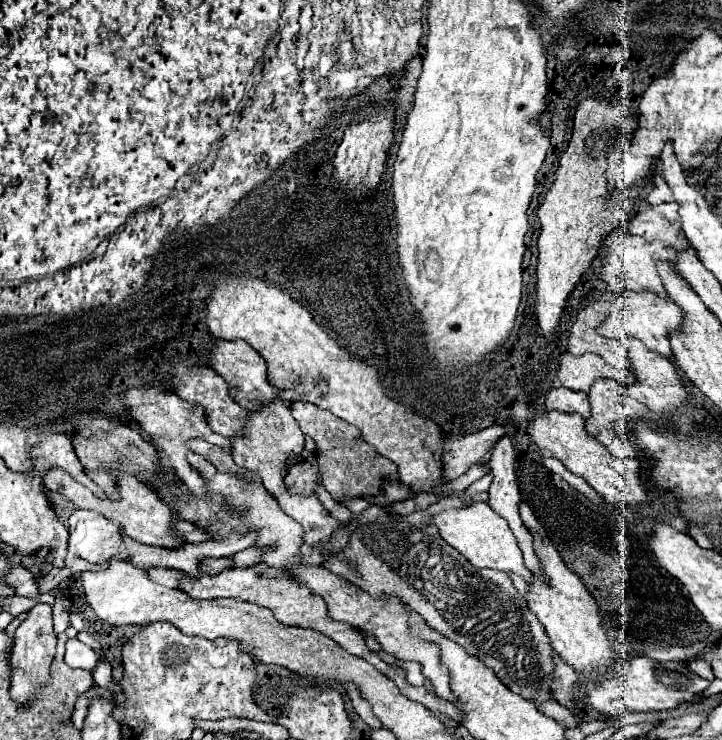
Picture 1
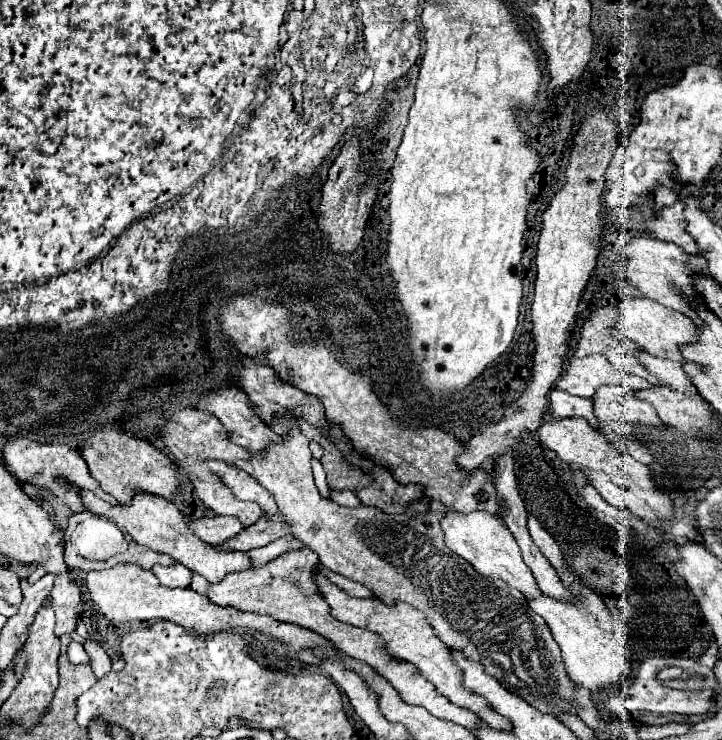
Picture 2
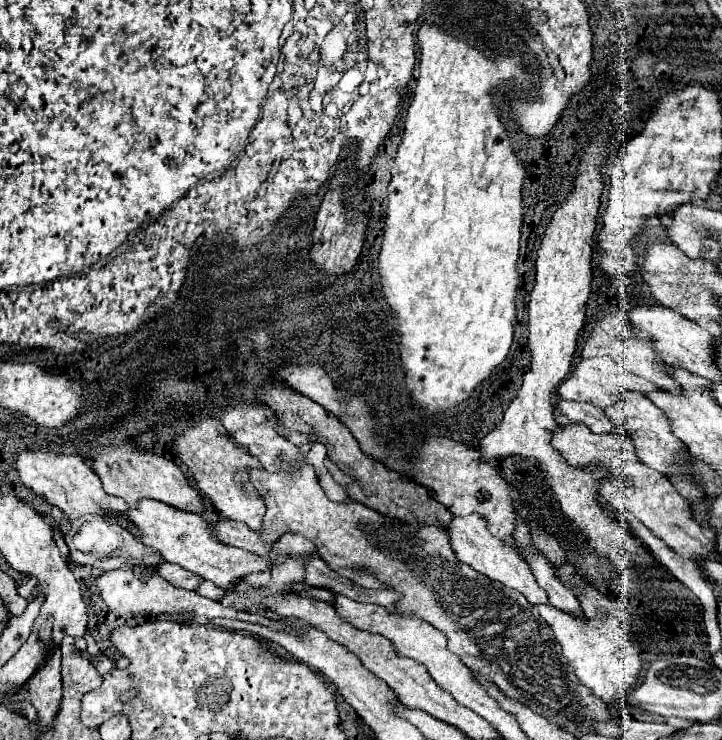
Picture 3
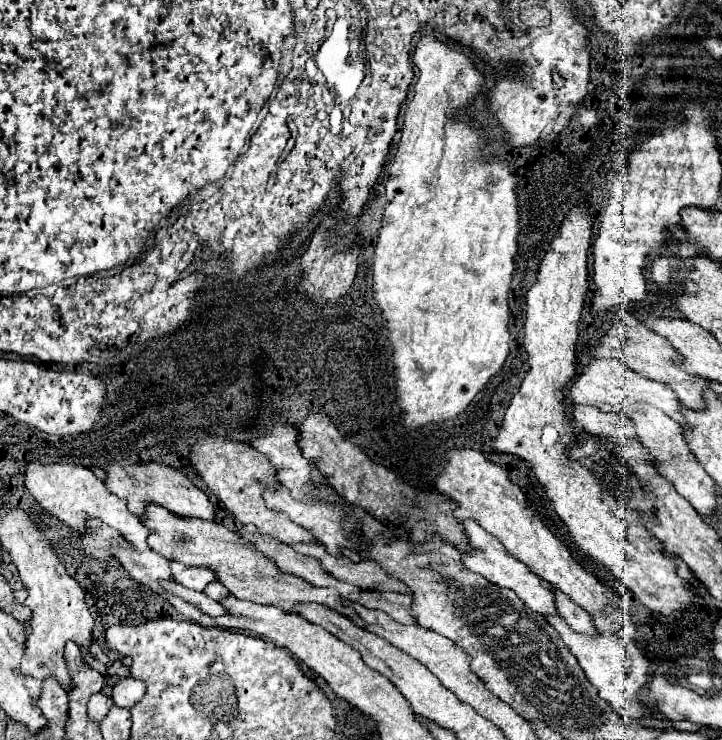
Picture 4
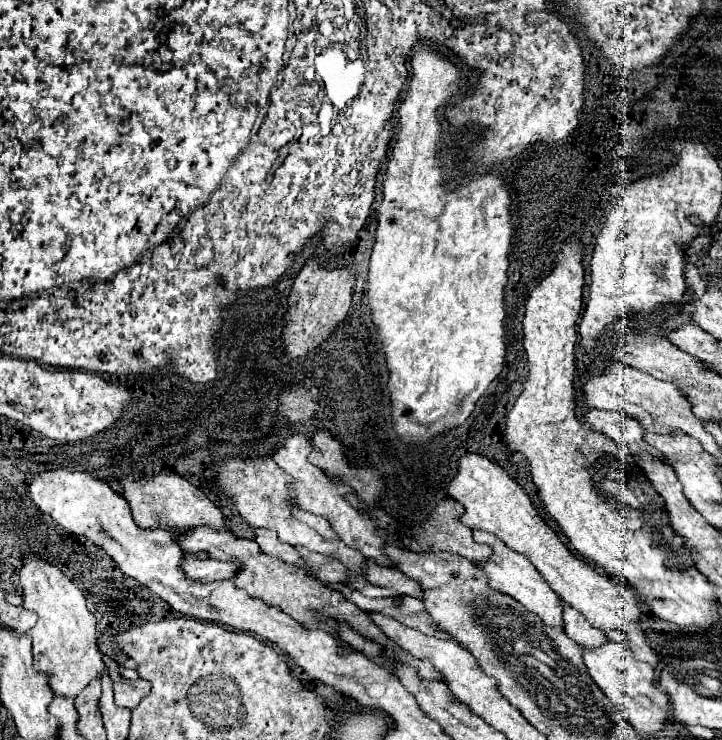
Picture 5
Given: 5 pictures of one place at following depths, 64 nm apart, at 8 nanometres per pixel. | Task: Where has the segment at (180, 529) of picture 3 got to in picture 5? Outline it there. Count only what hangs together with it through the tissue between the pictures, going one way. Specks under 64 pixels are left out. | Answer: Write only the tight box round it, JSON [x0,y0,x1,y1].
[170,528,442,680]

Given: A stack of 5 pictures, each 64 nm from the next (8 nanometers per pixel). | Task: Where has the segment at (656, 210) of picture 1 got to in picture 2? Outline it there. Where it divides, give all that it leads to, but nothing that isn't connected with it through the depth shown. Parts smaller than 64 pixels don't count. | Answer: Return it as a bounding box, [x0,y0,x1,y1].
[644,200,698,254]

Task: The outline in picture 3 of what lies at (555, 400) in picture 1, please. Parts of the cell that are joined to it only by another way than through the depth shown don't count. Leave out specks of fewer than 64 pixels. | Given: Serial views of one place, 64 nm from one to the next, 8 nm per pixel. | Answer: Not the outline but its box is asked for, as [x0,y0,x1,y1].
[556,394,616,432]

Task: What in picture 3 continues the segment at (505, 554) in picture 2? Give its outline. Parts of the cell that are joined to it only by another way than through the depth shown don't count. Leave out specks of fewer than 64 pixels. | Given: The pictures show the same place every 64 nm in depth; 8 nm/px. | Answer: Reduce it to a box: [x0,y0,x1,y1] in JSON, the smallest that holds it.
[448,514,548,604]

